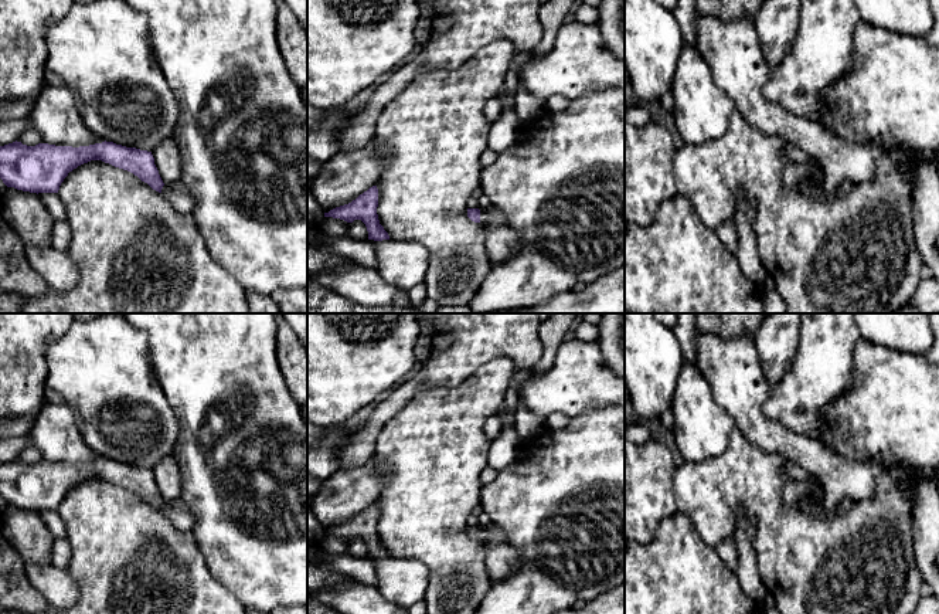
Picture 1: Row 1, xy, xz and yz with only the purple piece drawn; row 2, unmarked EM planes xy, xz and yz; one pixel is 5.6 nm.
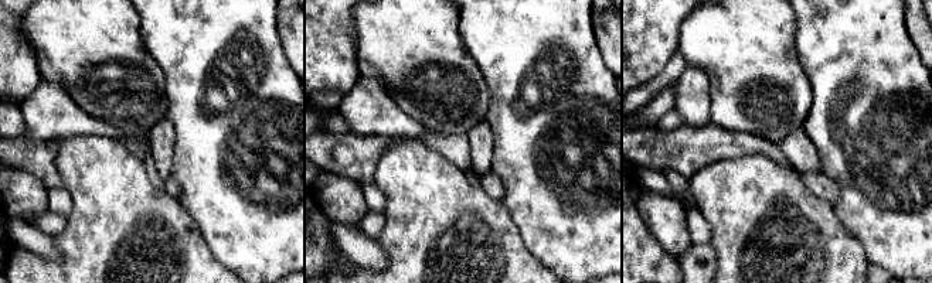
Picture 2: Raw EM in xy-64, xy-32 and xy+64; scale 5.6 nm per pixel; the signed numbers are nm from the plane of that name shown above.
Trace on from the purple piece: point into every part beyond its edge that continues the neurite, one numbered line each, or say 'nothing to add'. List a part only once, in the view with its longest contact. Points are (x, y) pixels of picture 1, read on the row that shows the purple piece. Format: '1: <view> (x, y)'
1: xz (493, 216)

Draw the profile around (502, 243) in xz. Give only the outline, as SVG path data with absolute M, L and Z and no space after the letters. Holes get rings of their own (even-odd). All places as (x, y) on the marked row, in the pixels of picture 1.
M484 224L486 250L493 264L501 264L520 251L520 238L508 225Z

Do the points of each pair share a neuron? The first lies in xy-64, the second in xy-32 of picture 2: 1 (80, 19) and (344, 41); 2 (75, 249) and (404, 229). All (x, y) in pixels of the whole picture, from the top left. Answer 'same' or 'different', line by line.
1: different
2: same

